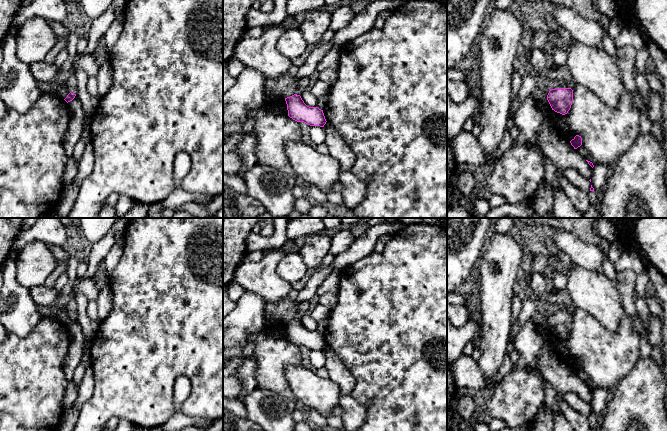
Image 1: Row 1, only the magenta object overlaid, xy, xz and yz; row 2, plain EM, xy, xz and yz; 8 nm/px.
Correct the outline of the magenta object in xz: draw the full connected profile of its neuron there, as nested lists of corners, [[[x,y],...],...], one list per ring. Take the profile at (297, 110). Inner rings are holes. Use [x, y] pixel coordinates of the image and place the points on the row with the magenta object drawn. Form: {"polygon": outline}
{"polygon": [[[294,94],[285,98],[288,116],[297,122],[304,122],[310,126],[324,127],[326,119],[323,110],[318,107],[309,107],[300,95]]]}

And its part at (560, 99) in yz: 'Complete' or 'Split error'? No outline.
Complete

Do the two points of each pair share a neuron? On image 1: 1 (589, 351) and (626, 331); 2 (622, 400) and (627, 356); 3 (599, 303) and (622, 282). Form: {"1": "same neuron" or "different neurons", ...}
{"1": "same neuron", "2": "different neurons", "3": "different neurons"}

